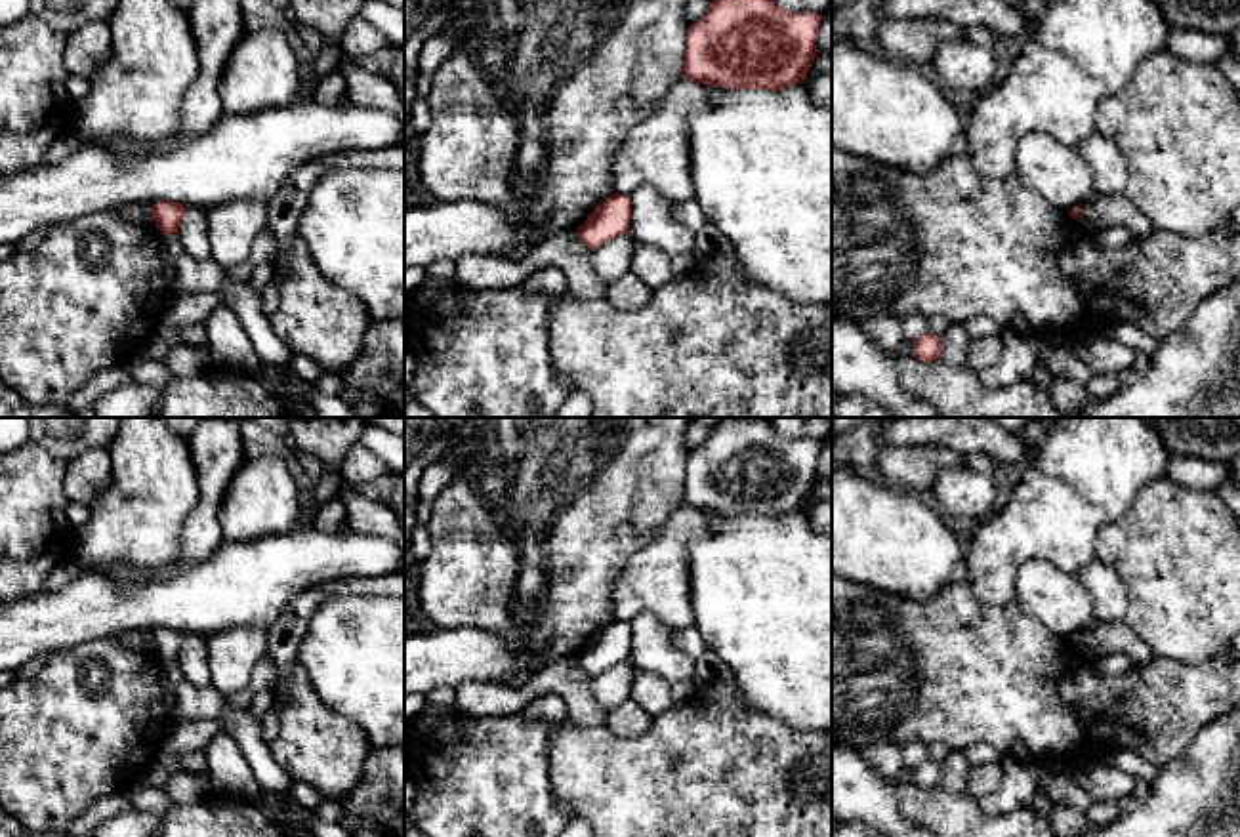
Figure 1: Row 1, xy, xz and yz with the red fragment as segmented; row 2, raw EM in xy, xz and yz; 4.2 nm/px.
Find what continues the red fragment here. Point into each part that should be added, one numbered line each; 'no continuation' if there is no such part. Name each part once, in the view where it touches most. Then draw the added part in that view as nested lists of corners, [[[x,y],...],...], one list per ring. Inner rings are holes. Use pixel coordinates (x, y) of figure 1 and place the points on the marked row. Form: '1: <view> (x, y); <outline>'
no continuation

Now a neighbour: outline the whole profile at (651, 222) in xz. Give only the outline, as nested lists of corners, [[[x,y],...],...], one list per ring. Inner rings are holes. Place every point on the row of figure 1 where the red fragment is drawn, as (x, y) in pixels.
[[[639,187],[630,194],[630,235],[637,244],[654,246],[672,255],[691,254],[694,235],[677,225],[672,202],[652,187]]]

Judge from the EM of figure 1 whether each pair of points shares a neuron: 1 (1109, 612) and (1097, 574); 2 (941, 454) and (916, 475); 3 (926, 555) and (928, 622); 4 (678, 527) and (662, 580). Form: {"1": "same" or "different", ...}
{"1": "same", "2": "same", "3": "different", "4": "same"}

